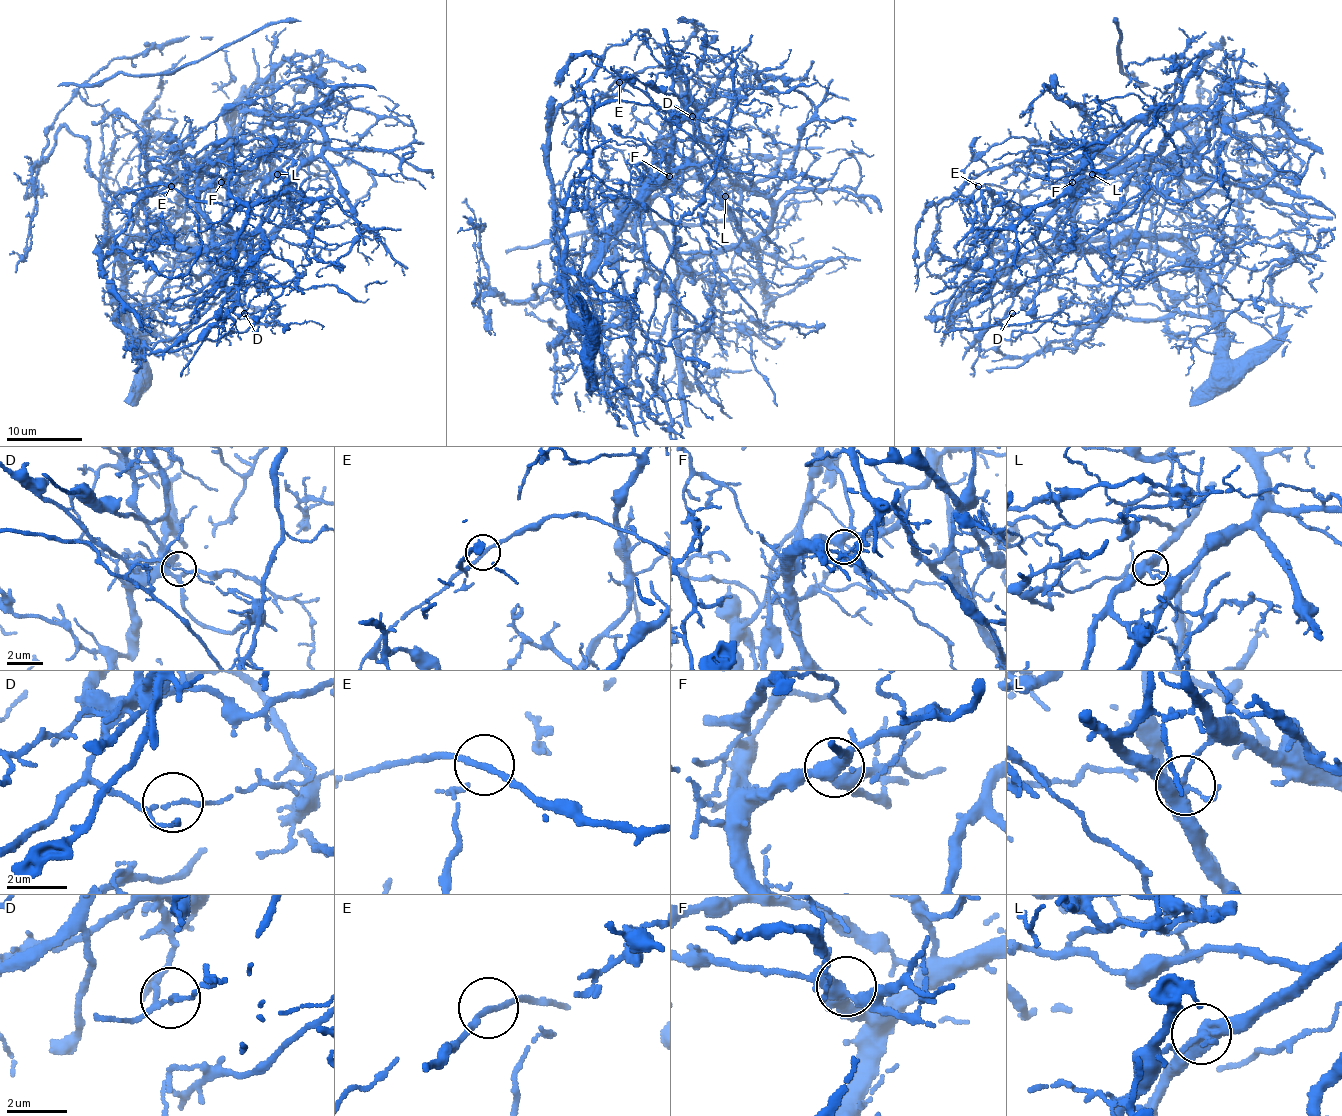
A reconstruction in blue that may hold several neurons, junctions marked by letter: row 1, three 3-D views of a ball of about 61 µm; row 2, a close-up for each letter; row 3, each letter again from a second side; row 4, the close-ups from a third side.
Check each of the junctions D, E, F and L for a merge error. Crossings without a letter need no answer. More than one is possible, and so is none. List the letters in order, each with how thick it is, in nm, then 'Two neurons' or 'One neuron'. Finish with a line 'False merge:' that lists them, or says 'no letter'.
D: Thickness 80 nm. Two neurons
E: Thickness 180 nm. One neuron
F: Thickness 380 nm. One neuron
L: Thickness 400 nm. Two neurons
False merge: D, L

